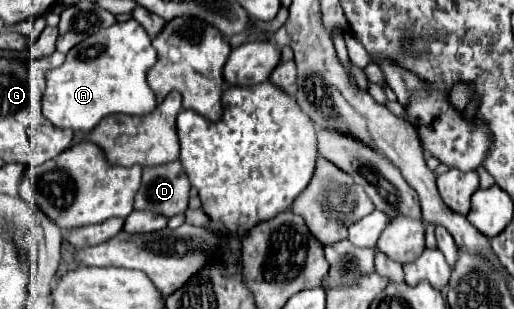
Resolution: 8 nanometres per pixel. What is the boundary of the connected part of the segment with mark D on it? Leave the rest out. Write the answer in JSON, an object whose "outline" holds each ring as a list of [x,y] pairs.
{"outline":[[[180,160],[144,168],[142,186],[134,198],[134,208],[152,210],[170,218],[186,212],[190,188],[190,180]]]}

